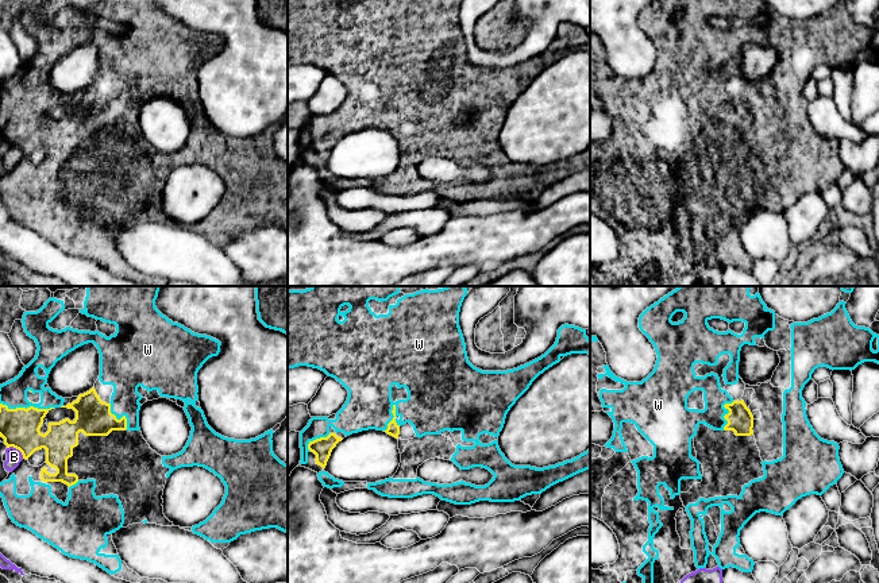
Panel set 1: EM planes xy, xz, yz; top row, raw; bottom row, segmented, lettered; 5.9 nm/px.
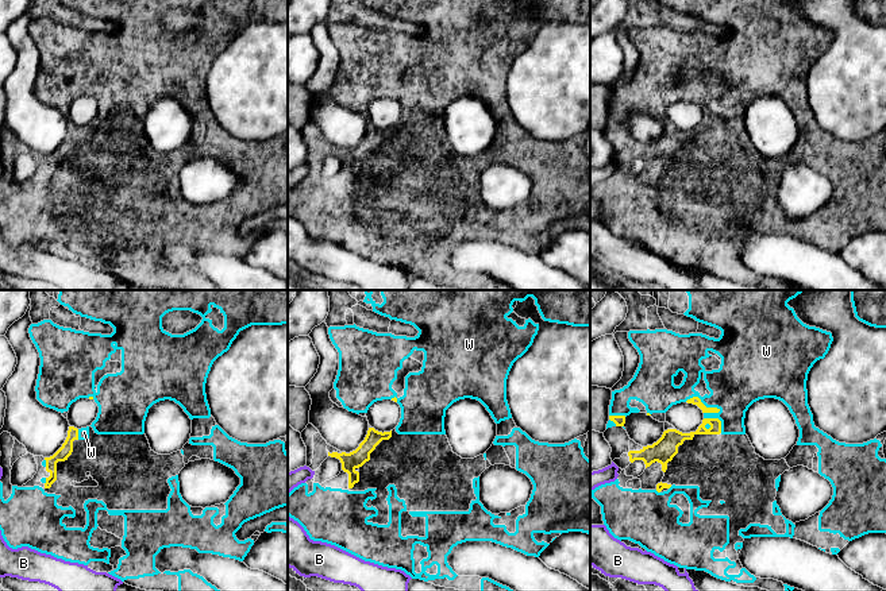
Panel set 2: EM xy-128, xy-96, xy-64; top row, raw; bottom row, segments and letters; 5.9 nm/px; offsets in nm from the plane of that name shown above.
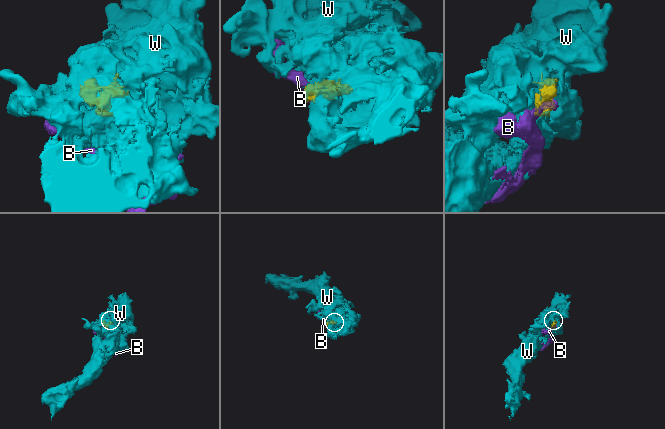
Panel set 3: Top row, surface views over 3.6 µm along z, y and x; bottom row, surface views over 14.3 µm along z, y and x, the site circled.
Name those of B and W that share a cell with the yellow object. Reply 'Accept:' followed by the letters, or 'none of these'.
Accept: W

